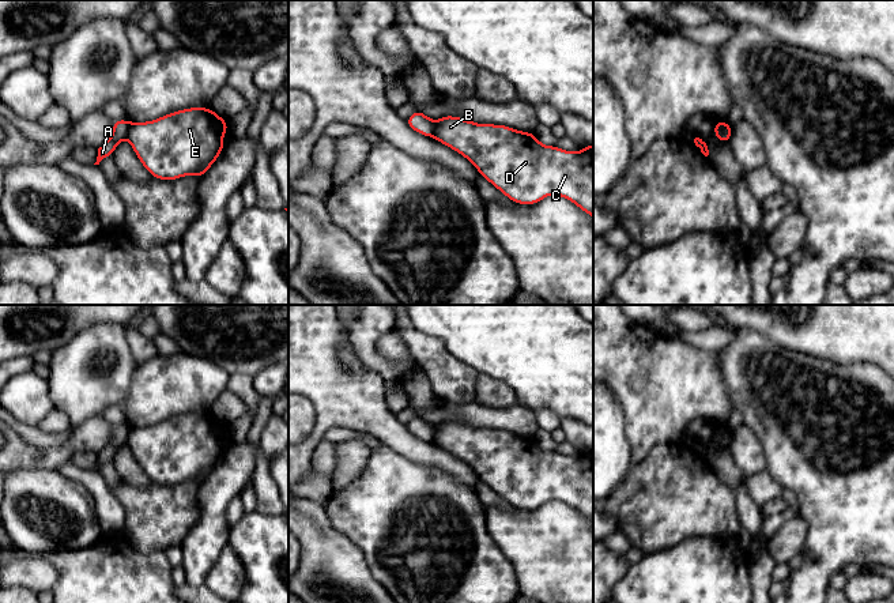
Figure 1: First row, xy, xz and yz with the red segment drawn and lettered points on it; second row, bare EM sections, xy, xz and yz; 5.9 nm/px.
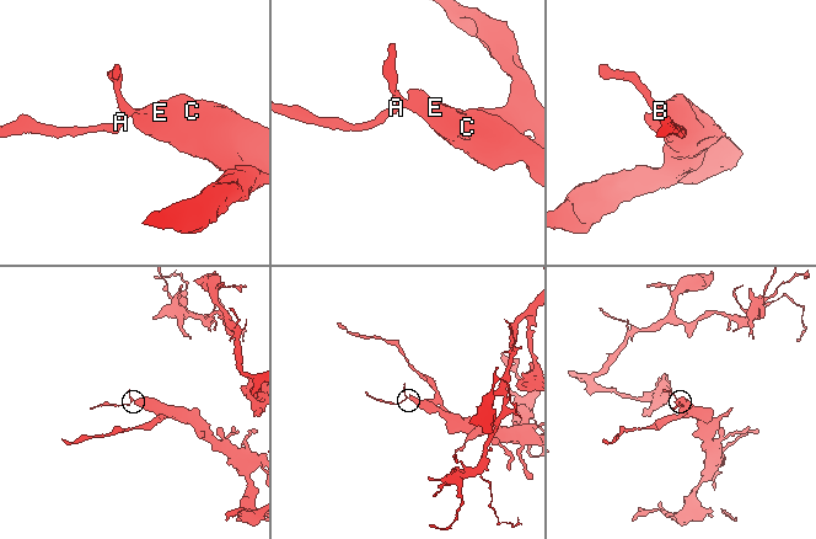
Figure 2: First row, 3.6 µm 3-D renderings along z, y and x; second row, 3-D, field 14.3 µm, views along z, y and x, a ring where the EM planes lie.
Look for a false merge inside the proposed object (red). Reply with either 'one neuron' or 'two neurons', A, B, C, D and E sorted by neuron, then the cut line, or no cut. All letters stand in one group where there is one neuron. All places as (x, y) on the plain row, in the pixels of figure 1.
two neurons; A / B C D E; cut in xz along (436, 426), (432, 441)

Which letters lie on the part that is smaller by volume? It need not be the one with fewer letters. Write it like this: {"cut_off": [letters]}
{"cut_off": ["A"]}

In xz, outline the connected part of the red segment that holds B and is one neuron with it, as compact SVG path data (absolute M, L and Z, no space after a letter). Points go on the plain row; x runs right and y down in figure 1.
M456 421L435 426L433 442L467 463L491 490L517 509L536 509L550 500L565 502L593 524L593 449L580 457L542 449L533 437L478 429Z

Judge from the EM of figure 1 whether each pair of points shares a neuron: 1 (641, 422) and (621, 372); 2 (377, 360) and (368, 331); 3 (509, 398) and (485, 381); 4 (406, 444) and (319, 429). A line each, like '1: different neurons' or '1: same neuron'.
1: same neuron
2: same neuron
3: same neuron
4: same neuron

